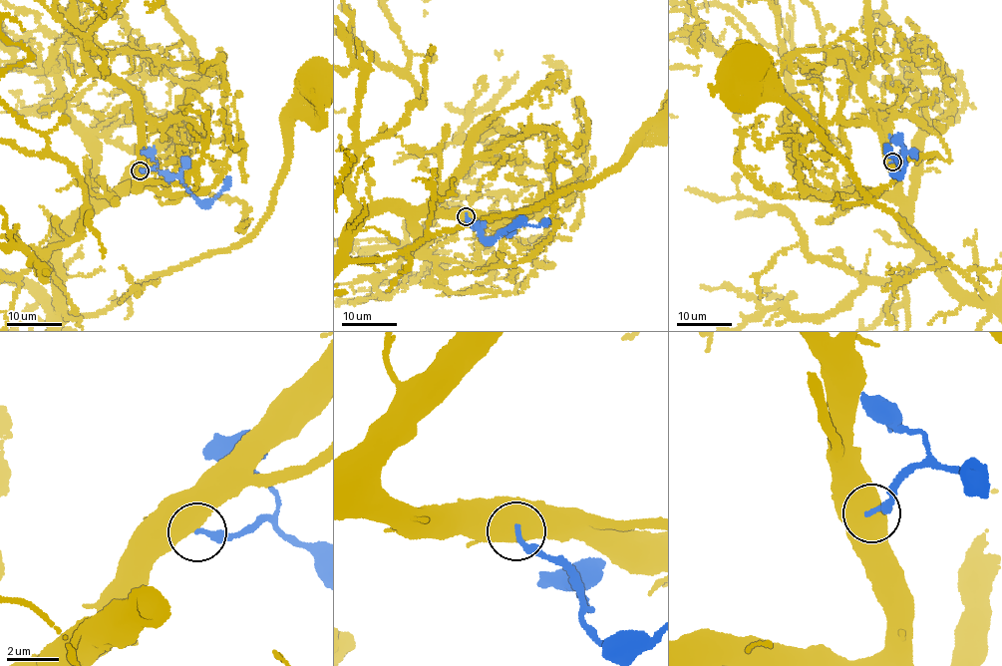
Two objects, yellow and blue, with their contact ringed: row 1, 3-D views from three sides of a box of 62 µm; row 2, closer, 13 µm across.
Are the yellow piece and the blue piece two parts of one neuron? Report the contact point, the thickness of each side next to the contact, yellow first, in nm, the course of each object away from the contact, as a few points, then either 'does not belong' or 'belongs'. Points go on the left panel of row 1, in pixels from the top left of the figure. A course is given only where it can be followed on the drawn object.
(140, 170) | 800/200 nm | yellow via (139, 170), (58, 249), (70, 315), (106, 312), (155, 275), (251, 238), (285, 163), (288, 114), (312, 85) | blue via (140, 170), (155, 167), (165, 174), (174, 174), (202, 202), (210, 202), (229, 177) | does not belong

